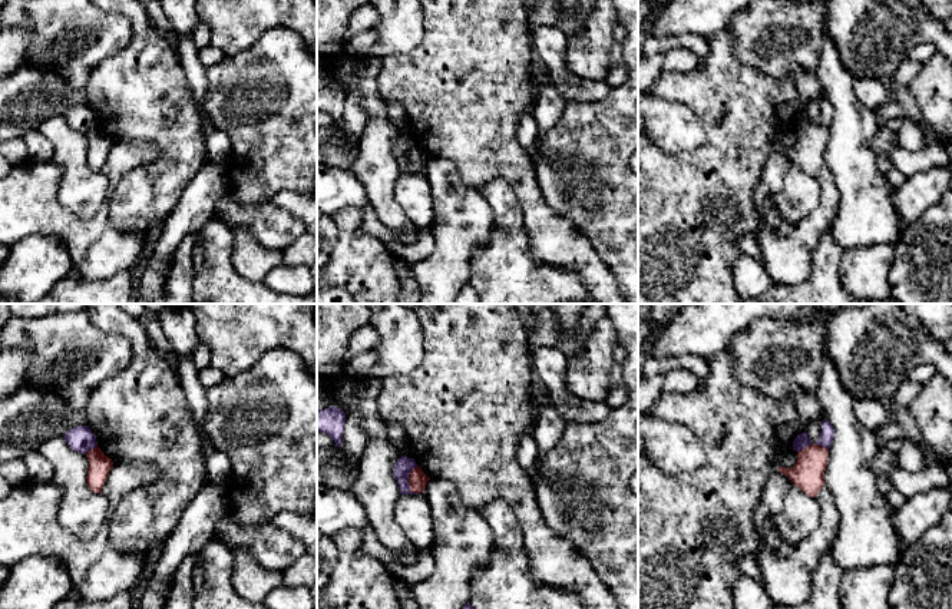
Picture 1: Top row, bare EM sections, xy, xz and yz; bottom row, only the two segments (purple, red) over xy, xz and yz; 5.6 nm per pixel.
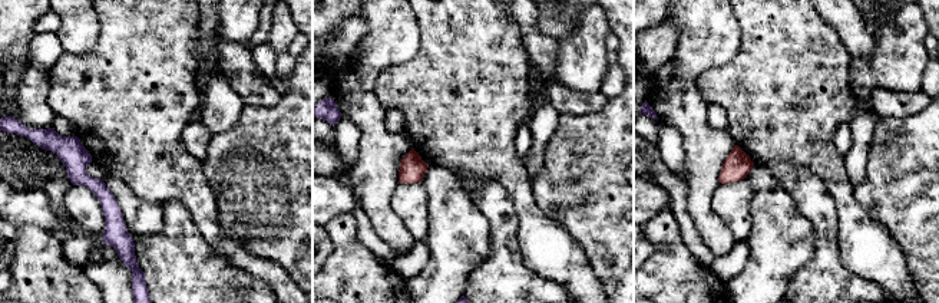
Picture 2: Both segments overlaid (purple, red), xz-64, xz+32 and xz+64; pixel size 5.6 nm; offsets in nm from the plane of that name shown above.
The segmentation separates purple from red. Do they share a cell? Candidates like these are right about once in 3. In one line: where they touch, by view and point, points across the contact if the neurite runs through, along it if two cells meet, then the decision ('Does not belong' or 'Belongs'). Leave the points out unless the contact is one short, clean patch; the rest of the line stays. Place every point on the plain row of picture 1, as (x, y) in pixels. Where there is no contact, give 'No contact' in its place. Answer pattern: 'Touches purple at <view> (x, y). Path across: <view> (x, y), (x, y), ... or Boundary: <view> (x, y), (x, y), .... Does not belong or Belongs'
Touches purple at xz (407, 158). Boundary: xz (416, 144), (409, 154), (409, 169), (412, 172). Does not belong

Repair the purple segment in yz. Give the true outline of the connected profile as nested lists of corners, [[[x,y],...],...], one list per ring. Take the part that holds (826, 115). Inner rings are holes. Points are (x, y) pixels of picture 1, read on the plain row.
[[[824,97],[823,106],[822,106],[822,110],[816,123],[829,129],[833,122],[833,118],[834,118],[834,107],[832,102]]]

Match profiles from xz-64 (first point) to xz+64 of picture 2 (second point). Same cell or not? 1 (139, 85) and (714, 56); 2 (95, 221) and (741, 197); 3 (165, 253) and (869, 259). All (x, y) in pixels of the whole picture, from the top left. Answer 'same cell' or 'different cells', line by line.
1: different cells
2: same cell
3: different cells

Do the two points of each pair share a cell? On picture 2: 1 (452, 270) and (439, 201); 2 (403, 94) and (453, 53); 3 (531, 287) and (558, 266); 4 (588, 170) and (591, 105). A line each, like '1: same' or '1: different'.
1: same
2: same
3: different
4: different

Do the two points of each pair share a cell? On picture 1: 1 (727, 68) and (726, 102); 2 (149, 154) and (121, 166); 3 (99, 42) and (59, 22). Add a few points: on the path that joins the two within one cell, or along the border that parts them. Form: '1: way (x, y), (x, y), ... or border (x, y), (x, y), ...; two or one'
1: way (726, 76), (726, 93); one
2: way (142, 154), (134, 154), (128, 159); one
3: way (89, 35), (72, 35), (69, 32); one

